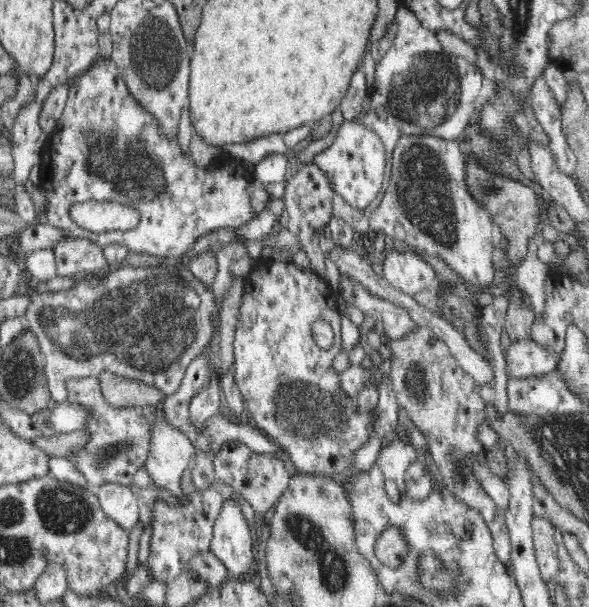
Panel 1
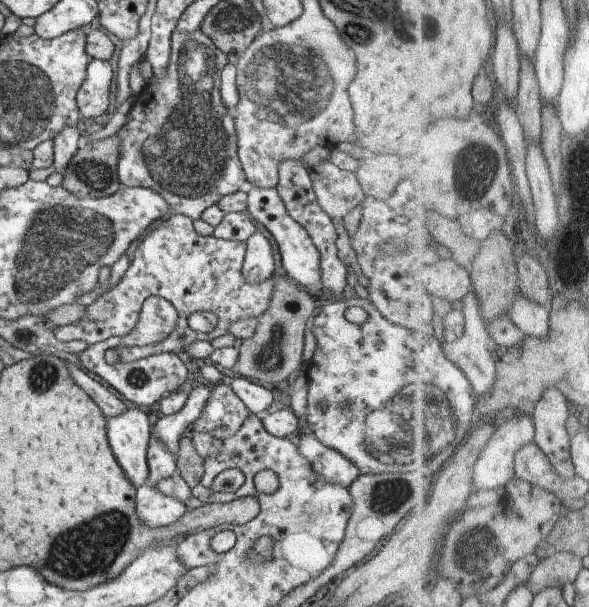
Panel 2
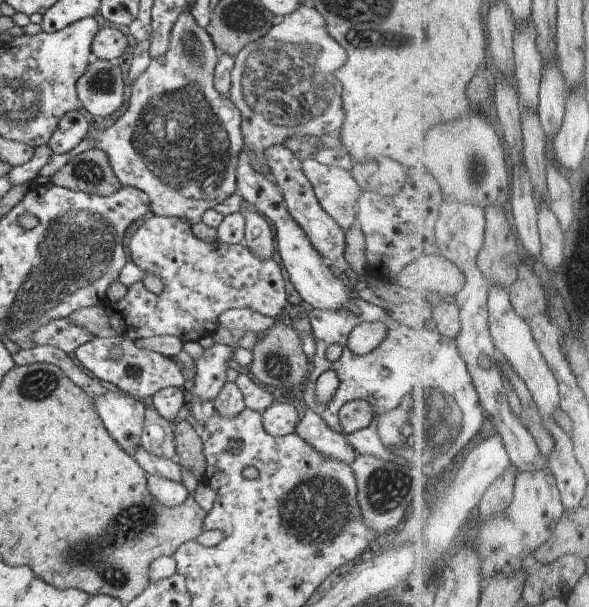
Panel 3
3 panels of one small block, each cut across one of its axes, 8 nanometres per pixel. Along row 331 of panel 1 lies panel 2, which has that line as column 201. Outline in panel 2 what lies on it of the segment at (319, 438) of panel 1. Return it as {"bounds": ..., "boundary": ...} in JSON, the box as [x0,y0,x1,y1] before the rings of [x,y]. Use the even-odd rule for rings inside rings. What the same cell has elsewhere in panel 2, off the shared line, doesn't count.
{"bounds":[54,215,275,362],"boundary":[[[171,215],[157,222],[153,229],[146,234],[146,238],[136,246],[134,258],[129,264],[122,280],[114,288],[107,290],[90,305],[86,307],[83,318],[78,322],[72,322],[68,326],[55,326],[54,336],[60,342],[86,341],[89,345],[104,341],[108,338],[124,338],[130,334],[140,318],[140,312],[145,300],[152,295],[161,296],[172,303],[178,312],[178,322],[174,332],[158,344],[151,344],[143,347],[118,346],[114,348],[118,354],[120,362],[134,362],[143,356],[149,357],[160,353],[173,353],[174,350],[185,350],[196,341],[211,341],[212,339],[228,333],[230,324],[239,319],[249,317],[258,318],[263,316],[271,306],[273,291],[275,290],[275,280],[271,277],[260,283],[248,283],[242,275],[243,263],[247,244],[241,241],[230,241],[228,239],[199,235],[193,227],[193,220],[187,216]],[[208,310],[216,315],[218,326],[209,333],[198,333],[188,325],[187,318],[194,312],[204,312]]]}

